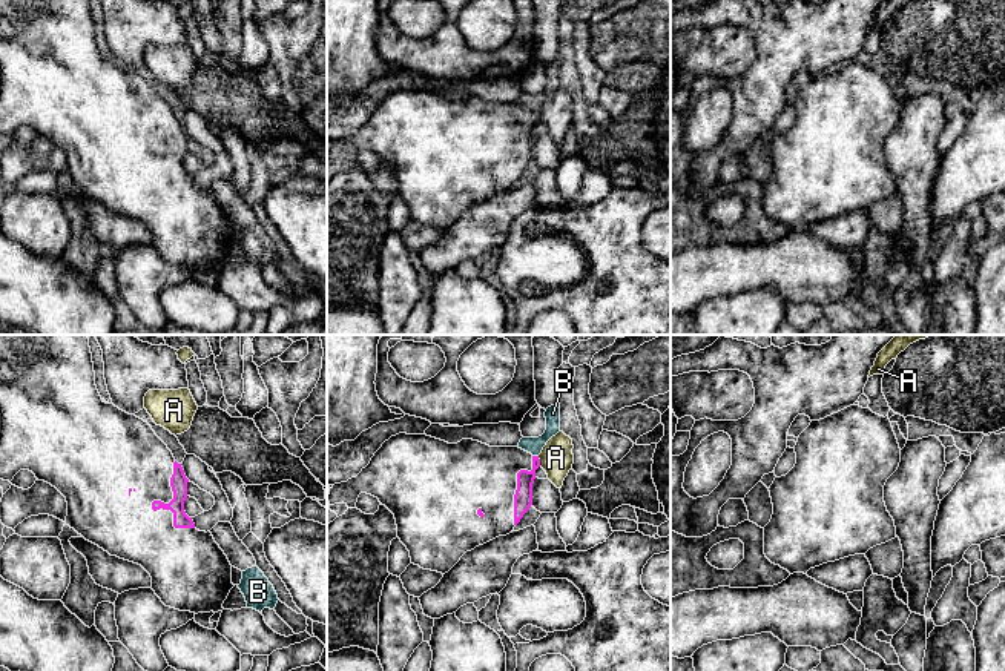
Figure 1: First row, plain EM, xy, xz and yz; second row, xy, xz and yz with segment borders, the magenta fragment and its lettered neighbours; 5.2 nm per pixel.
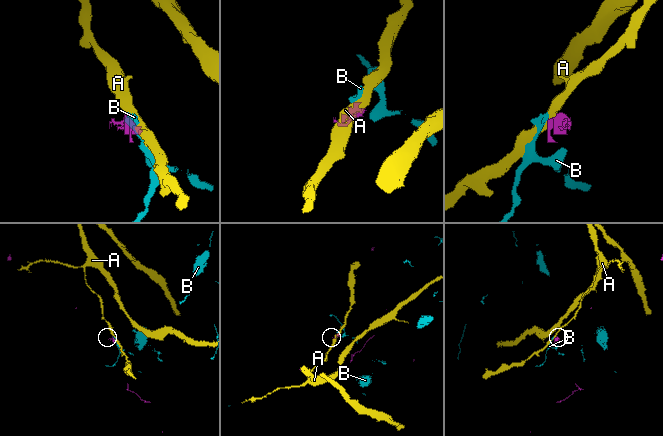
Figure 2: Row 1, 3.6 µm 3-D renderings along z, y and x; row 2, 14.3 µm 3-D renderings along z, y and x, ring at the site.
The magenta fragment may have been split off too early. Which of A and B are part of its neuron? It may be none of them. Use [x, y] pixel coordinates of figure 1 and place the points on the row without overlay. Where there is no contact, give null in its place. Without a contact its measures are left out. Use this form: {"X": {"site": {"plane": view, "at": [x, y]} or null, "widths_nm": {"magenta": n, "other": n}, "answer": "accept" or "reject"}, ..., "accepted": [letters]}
{"A": {"site": {"plane": "xz", "at": [539, 117]}, "widths_nm": {"magenta": 100, "other": 170}, "answer": "reject"}, "B": {"site": {"plane": "xz", "at": [536, 112]}, "widths_nm": {"magenta": 100, "other": 90}, "answer": "reject"}, "accepted": []}

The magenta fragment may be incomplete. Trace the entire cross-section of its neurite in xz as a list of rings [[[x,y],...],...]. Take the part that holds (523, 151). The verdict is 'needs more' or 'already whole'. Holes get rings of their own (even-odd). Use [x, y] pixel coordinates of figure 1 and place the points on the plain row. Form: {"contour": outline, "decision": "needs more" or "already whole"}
{"contour": [[[399,89],[382,100],[356,134],[334,140],[328,158],[354,164],[361,149],[377,154],[394,170],[397,193],[410,207],[411,220],[445,230],[466,207],[512,189],[532,161],[539,123],[539,112],[519,103],[489,103],[473,95],[448,100],[427,91]]], "decision": "needs more"}

